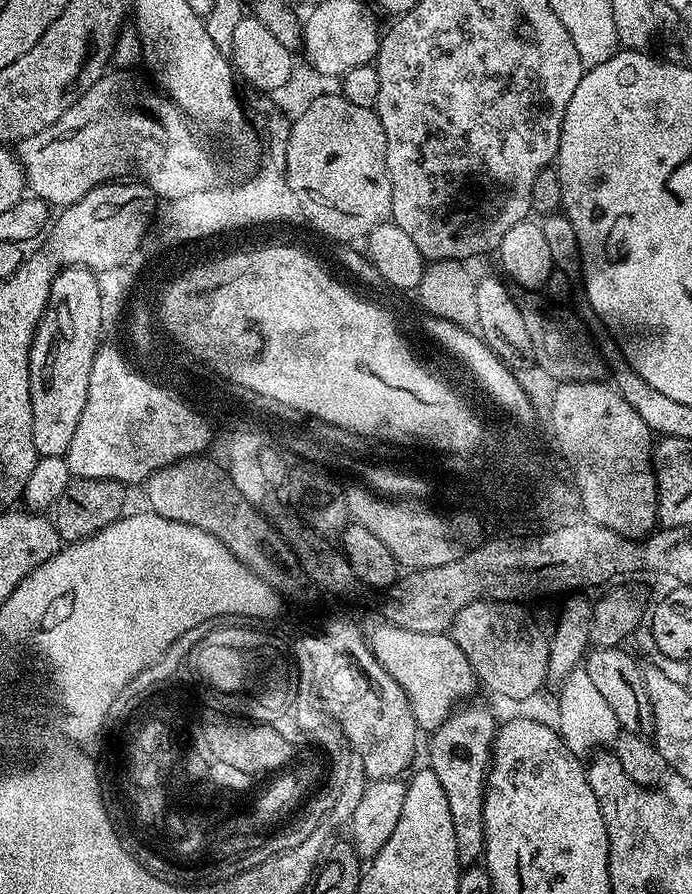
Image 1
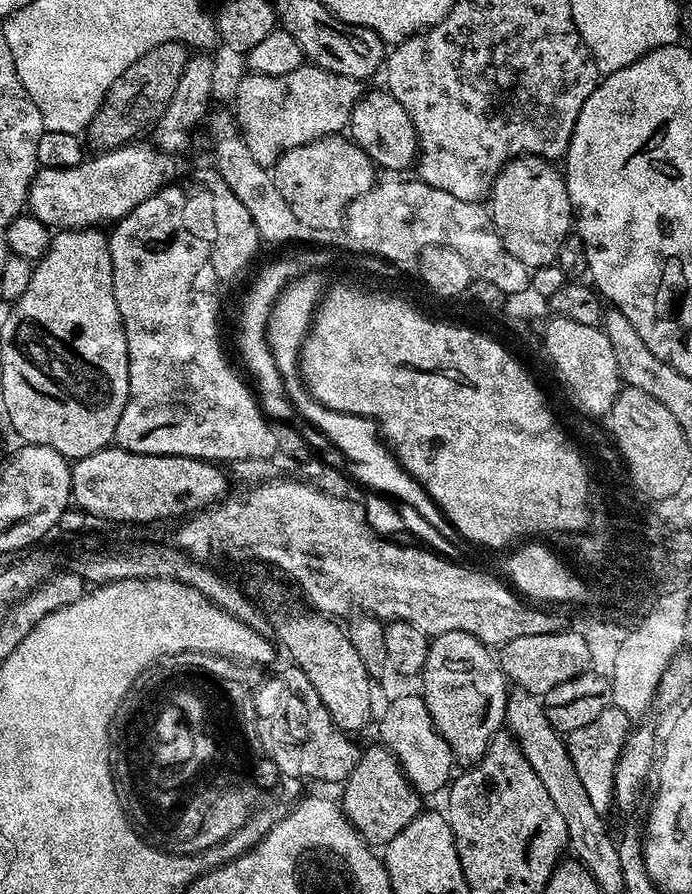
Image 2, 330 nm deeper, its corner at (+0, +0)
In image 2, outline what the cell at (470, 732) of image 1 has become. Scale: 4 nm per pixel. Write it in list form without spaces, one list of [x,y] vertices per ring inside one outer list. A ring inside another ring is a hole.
[[[447,632],[441,636],[431,637],[426,662],[418,677],[418,683],[420,683],[418,692],[426,702],[426,710],[430,710],[430,718],[439,730],[440,737],[448,743],[453,757],[457,761],[479,762],[494,734],[501,731],[506,724],[504,714],[510,690],[493,649],[465,632]]]

